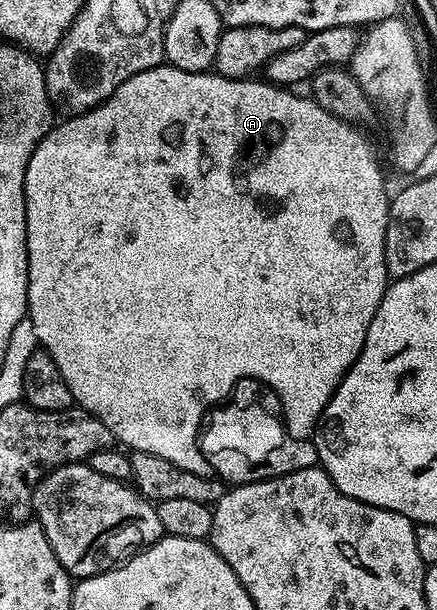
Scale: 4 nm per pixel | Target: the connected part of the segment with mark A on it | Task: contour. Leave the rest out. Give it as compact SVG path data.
M162 63L162 64L160 64L160 65L157 65L157 66L155 66L155 68L153 68L153 69L148 69L148 70L147 70L147 71L139 71L139 75L131 75L131 79L127 79L127 80L126 80L126 81L124 81L124 82L123 82L123 83L119 83L119 87L115 87L115 91L114 91L114 92L113 92L113 93L112 93L112 94L111 94L111 96L110 96L110 97L108 97L108 99L107 99L107 100L105 100L105 101L104 101L104 102L103 102L103 103L102 103L102 104L101 104L101 105L96 105L96 106L95 106L95 108L94 108L94 109L88 109L88 111L86 111L86 113L79 113L79 114L76 114L76 115L73 115L73 116L70 116L70 117L69 117L69 118L68 118L68 119L65 119L65 120L69 120L69 121L65 121L65 122L63 122L63 123L62 123L62 125L61 125L61 122L60 122L60 123L57 123L57 124L54 124L54 126L53 126L53 128L52 128L52 129L50 129L50 131L49 131L49 134L48 134L48 135L47 135L47 136L46 136L46 137L45 137L45 138L44 138L44 139L43 139L43 140L41 140L41 142L40 142L40 143L39 143L39 144L38 144L38 145L37 145L37 146L36 146L36 147L35 147L35 151L34 151L34 152L33 152L33 154L32 154L32 155L31 155L31 159L30 159L30 160L29 160L29 162L28 162L28 163L27 163L27 175L26 175L26 176L25 176L25 210L26 210L26 211L27 211L27 255L28 255L28 256L29 256L29 312L28 312L28 314L27 314L27 319L28 319L28 321L30 321L30 323L32 323L32 324L33 324L33 326L34 326L34 327L35 327L35 335L36 335L36 336L37 336L37 340L38 340L38 342L39 342L39 345L40 345L40 348L42 348L42 349L44 349L44 350L45 350L45 352L47 352L47 353L49 353L49 354L50 354L50 355L51 355L51 359L55 359L55 367L59 367L59 375L63 375L63 383L67 383L67 391L71 391L71 395L72 395L72 396L73 396L73 400L74 400L74 402L76 402L76 404L77 404L77 405L78 405L78 406L80 406L80 408L82 408L82 409L84 409L84 410L85 410L85 412L87 412L87 413L92 413L92 414L93 414L93 417L94 417L94 418L95 418L95 419L99 419L99 420L100 420L100 421L101 421L101 422L102 422L102 423L103 423L103 427L107 427L107 431L111 431L111 432L112 432L112 433L113 433L113 435L114 435L114 438L116 438L116 440L117 440L117 441L118 441L118 442L120 442L120 441L122 441L122 443L121 443L121 442L120 442L120 444L121 444L121 445L122 445L122 446L124 446L124 448L125 448L125 449L126 449L126 450L129 450L129 451L136 451L136 452L139 452L139 453L150 453L150 454L151 454L151 455L159 455L159 459L167 459L167 463L175 463L175 467L183 467L183 471L191 471L191 475L203 475L203 476L204 476L204 477L211 477L211 476L214 476L214 472L213 472L213 468L212 468L212 467L211 467L211 463L207 463L207 459L206 459L206 458L205 458L205 456L204 456L204 455L203 455L203 451L202 451L202 450L201 450L201 443L200 443L200 440L199 440L199 434L200 434L200 432L201 432L201 430L202 430L202 428L203 428L203 422L204 422L204 421L205 421L205 420L206 420L206 417L207 417L207 414L208 414L208 413L209 413L209 412L210 412L210 410L212 410L212 409L213 409L213 408L214 408L214 407L216 407L216 406L218 406L218 405L220 405L220 404L221 404L221 402L222 402L222 401L224 401L224 400L225 400L225 398L226 398L226 397L228 397L228 396L229 396L229 393L230 393L230 392L231 392L231 391L232 391L232 389L233 389L233 388L234 388L234 387L235 387L235 383L239 383L239 382L240 382L240 381L242 381L242 380L243 380L243 378L244 378L244 377L253 377L253 378L254 378L254 379L256 379L256 380L257 380L257 381L261 381L261 382L263 382L263 384L265 384L265 385L266 385L266 386L267 386L267 387L271 387L271 388L272 388L272 389L273 389L273 390L274 390L274 391L275 391L275 395L276 395L276 396L277 396L277 398L278 398L278 399L279 399L279 403L280 403L280 404L281 404L281 415L282 415L282 418L283 418L283 420L284 420L284 423L285 423L285 429L286 429L286 431L287 431L287 432L288 432L288 433L289 433L289 434L290 434L290 435L291 435L291 436L293 436L293 437L294 437L294 438L295 438L295 439L303 439L303 440L304 440L304 441L307 441L307 440L310 440L310 438L312 438L312 437L313 437L313 436L314 436L314 434L316 434L316 431L317 431L317 425L318 425L318 423L320 423L320 422L321 422L321 416L322 416L322 415L323 415L323 411L324 411L324 410L325 410L325 408L326 408L326 407L327 407L327 403L328 403L328 402L329 402L329 400L330 400L330 399L331 399L331 398L332 398L332 397L333 397L333 396L334 396L334 395L335 395L335 391L336 391L336 390L337 390L337 388L338 388L338 387L339 387L339 383L340 383L340 382L341 382L341 381L342 381L342 380L343 380L343 378L345 378L345 376L346 376L346 375L347 375L347 371L348 371L348 370L349 370L349 368L350 368L350 367L352 367L352 366L353 366L353 364L354 364L354 363L355 363L355 362L357 362L357 360L358 360L358 359L359 359L359 351L363 351L363 343L364 343L364 342L365 342L365 338L366 338L366 337L367 337L367 327L368 327L368 326L369 326L369 324L370 324L370 323L371 323L371 319L375 319L375 311L379 311L379 303L380 303L380 302L381 302L381 300L382 300L382 299L383 299L383 295L384 295L384 294L385 294L385 291L386 291L386 289L388 289L388 288L389 288L389 286L390 286L390 284L391 284L391 278L390 278L390 276L389 276L389 272L388 272L388 271L387 271L387 263L386 263L386 262L385 262L385 236L386 236L386 235L387 235L387 223L388 223L388 222L389 222L389 202L390 202L390 200L391 200L391 197L390 197L390 194L389 194L389 193L388 193L388 192L387 192L387 193L386 193L386 194L385 194L385 177L384 177L384 175L383 175L383 174L381 174L381 171L380 171L380 169L379 169L379 168L378 168L378 167L377 167L377 163L376 163L376 161L375 161L375 160L374 160L374 159L373 159L373 151L372 151L372 149L371 149L371 148L370 148L370 147L369 147L369 146L368 146L368 145L367 145L367 144L366 144L366 143L365 143L365 139L364 139L364 137L363 137L363 136L362 136L362 135L361 135L361 134L360 134L360 133L359 133L359 132L361 132L361 131L360 131L360 130L359 130L359 129L358 129L358 128L355 128L355 127L354 127L354 126L352 126L352 125L350 125L350 124L349 124L349 122L347 122L347 121L341 121L341 120L340 120L340 119L338 119L338 118L337 118L337 117L336 117L336 116L335 116L335 115L331 115L331 114L330 114L330 113L329 113L329 112L327 112L327 111L326 111L326 110L325 110L325 108L323 108L323 107L322 107L322 106L321 106L321 105L320 105L320 103L318 103L318 101L314 101L314 100L313 100L313 98L312 98L312 96L309 96L309 95L305 95L305 97L300 97L300 95L299 95L299 94L297 94L297 91L290 91L290 90L289 90L289 89L288 89L288 88L285 88L285 87L282 87L282 86L280 86L280 85L274 85L274 84L272 84L272 83L270 83L270 82L269 82L269 81L268 81L268 80L265 80L265 79L262 79L262 81L257 81L257 80L258 80L258 79L238 79L238 78L235 78L235 77L223 77L223 76L221 76L221 74L220 74L220 73L218 73L218 72L216 72L216 71L206 71L206 72L204 72L204 73L192 73L192 72L191 72L191 71L183 71L183 70L182 70L182 69L177 69L177 68L175 68L175 66L173 66L173 65L170 65L170 64L168 64L168 63Z

